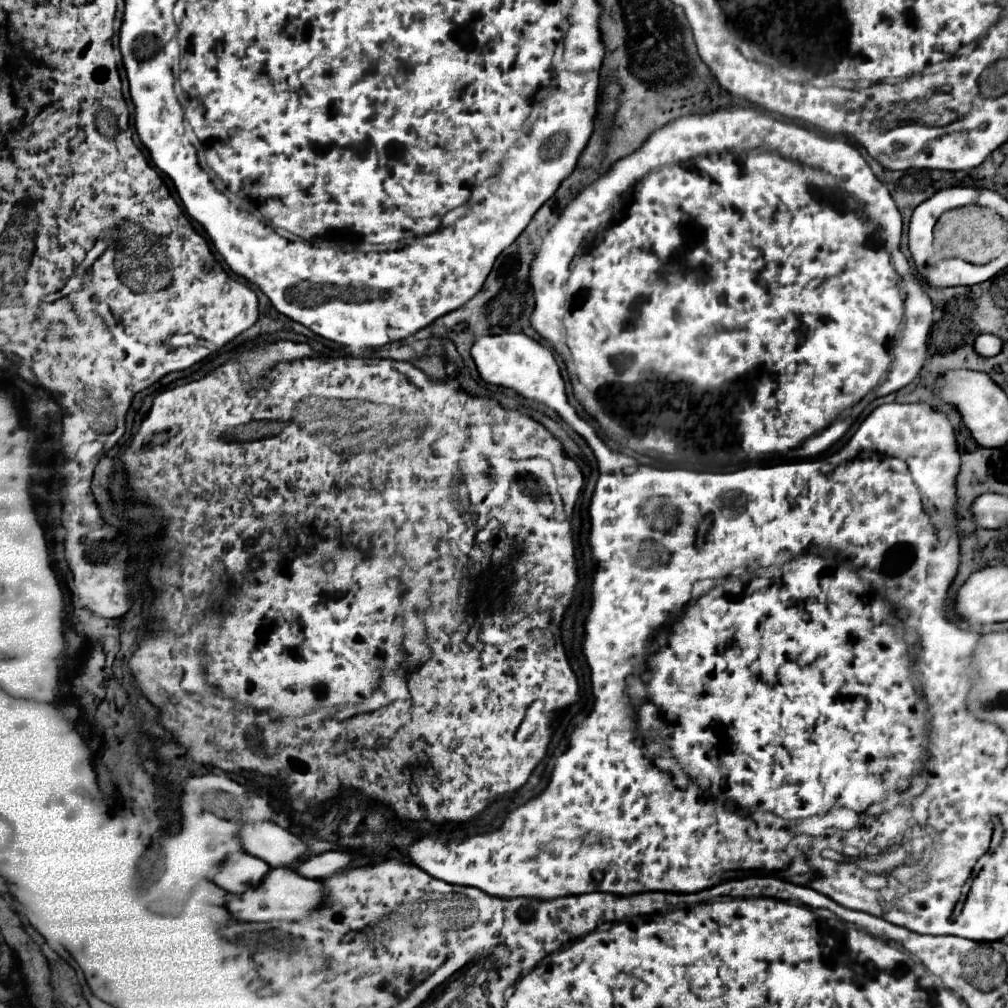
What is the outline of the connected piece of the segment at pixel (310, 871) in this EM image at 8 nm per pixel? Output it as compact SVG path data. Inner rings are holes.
M323 852L323 854L313 854L305 858L295 872L305 876L305 878L325 878L329 874L337 874L345 870L351 862L351 856L345 852Z

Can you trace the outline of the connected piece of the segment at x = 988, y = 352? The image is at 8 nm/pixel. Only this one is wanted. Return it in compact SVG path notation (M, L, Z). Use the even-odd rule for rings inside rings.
M981 334L981 336L977 336L973 348L975 348L975 352L977 352L979 356L989 358L989 356L997 356L997 354L1001 352L1001 346L1003 346L1003 340L1001 340L999 336Z

